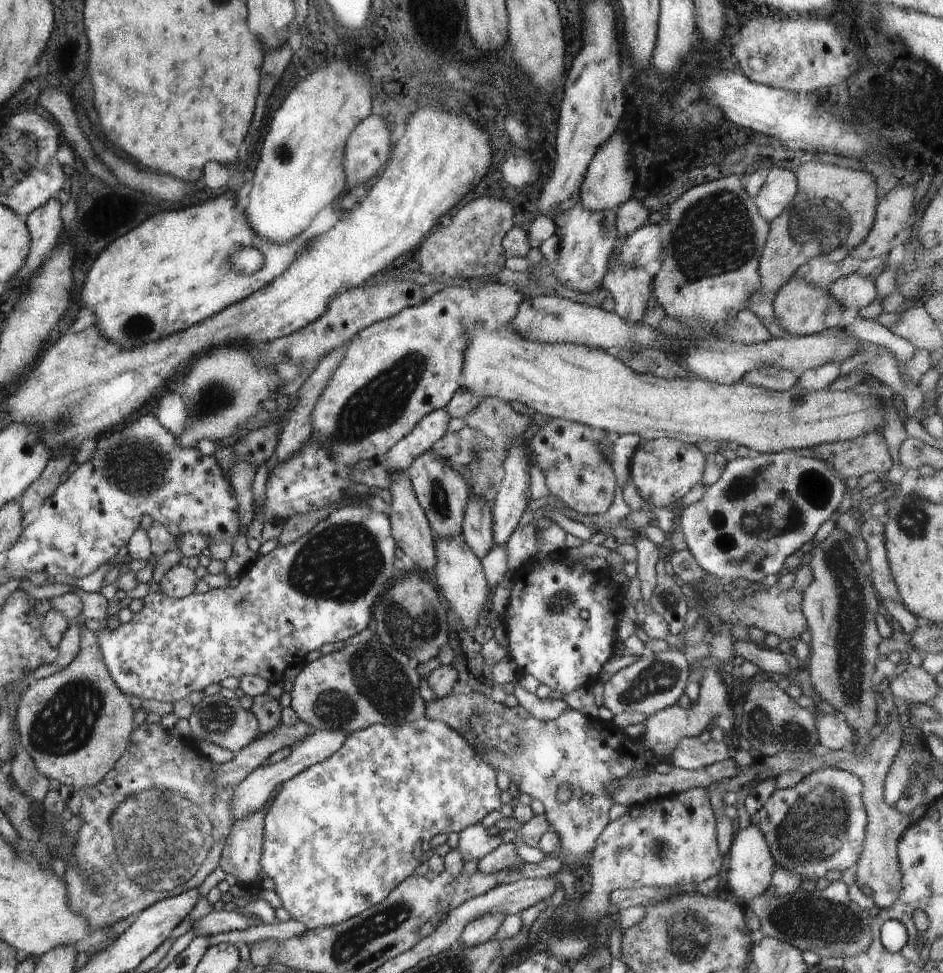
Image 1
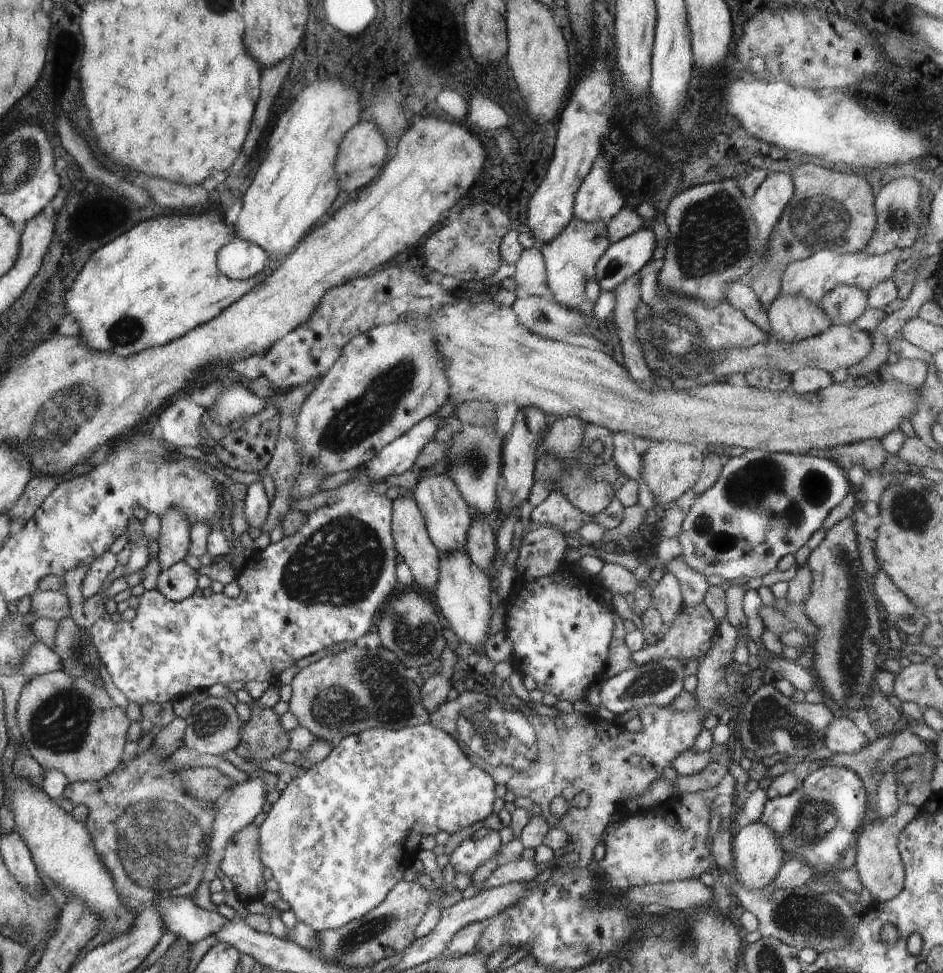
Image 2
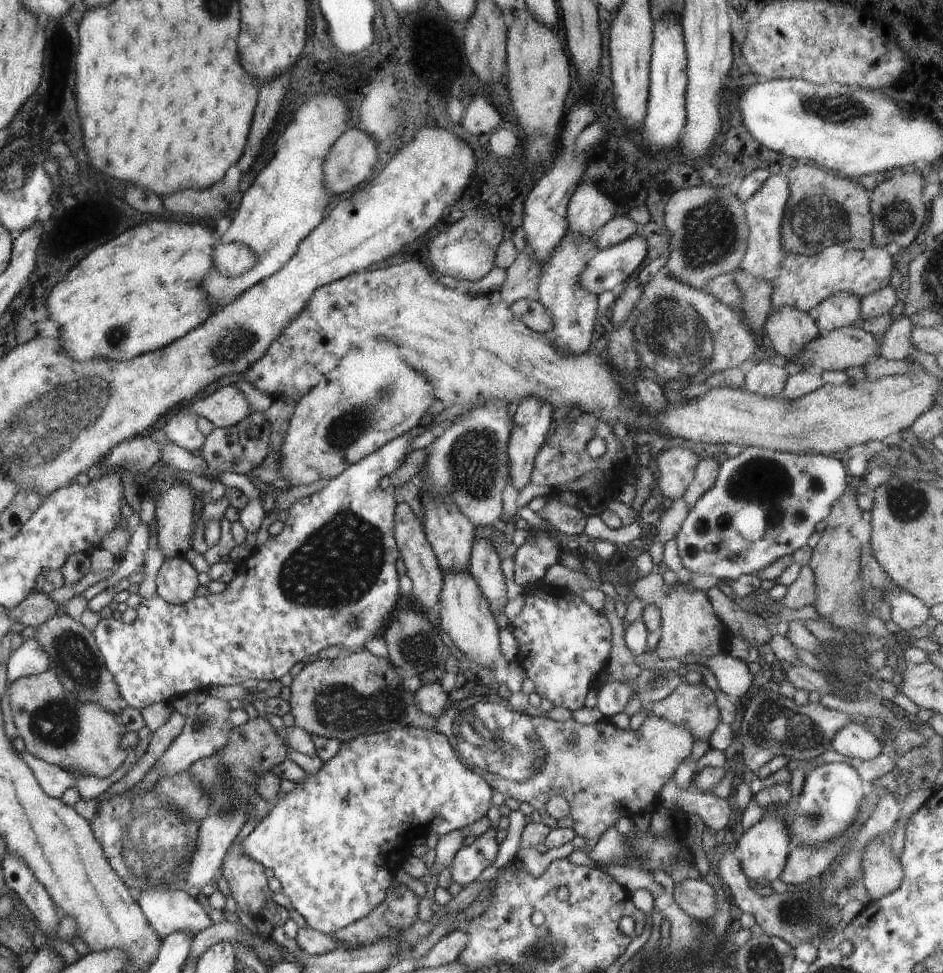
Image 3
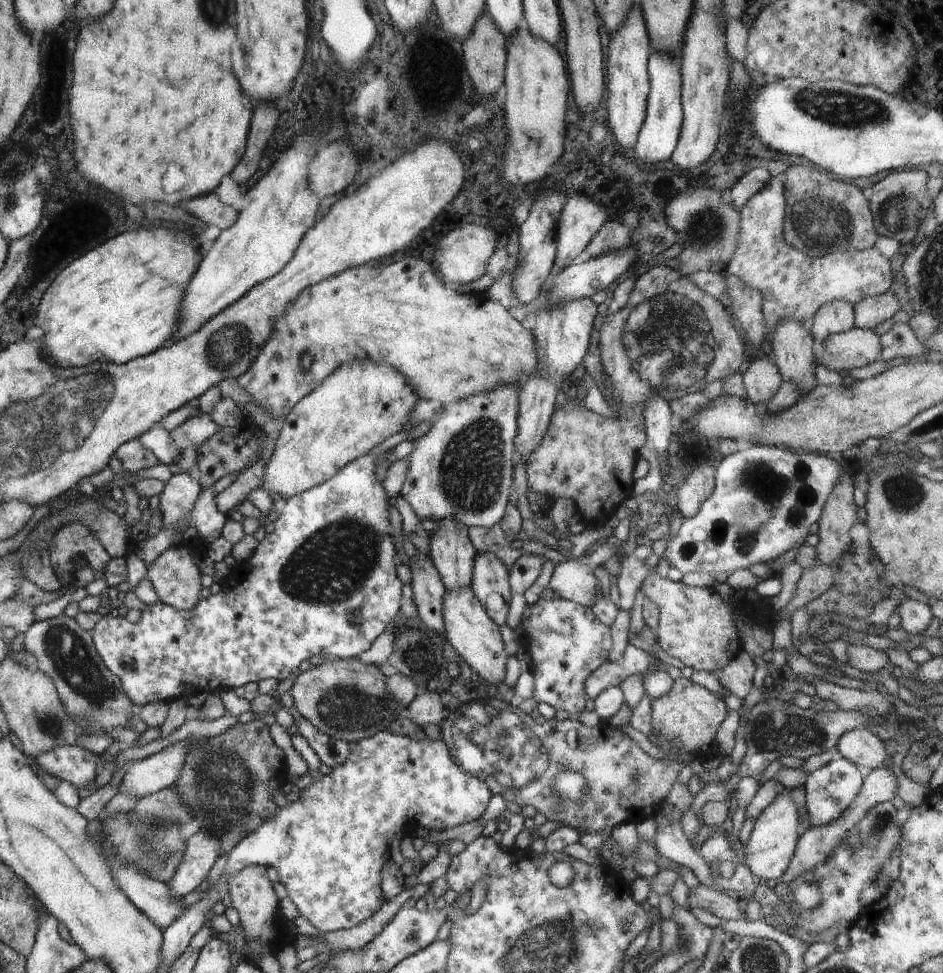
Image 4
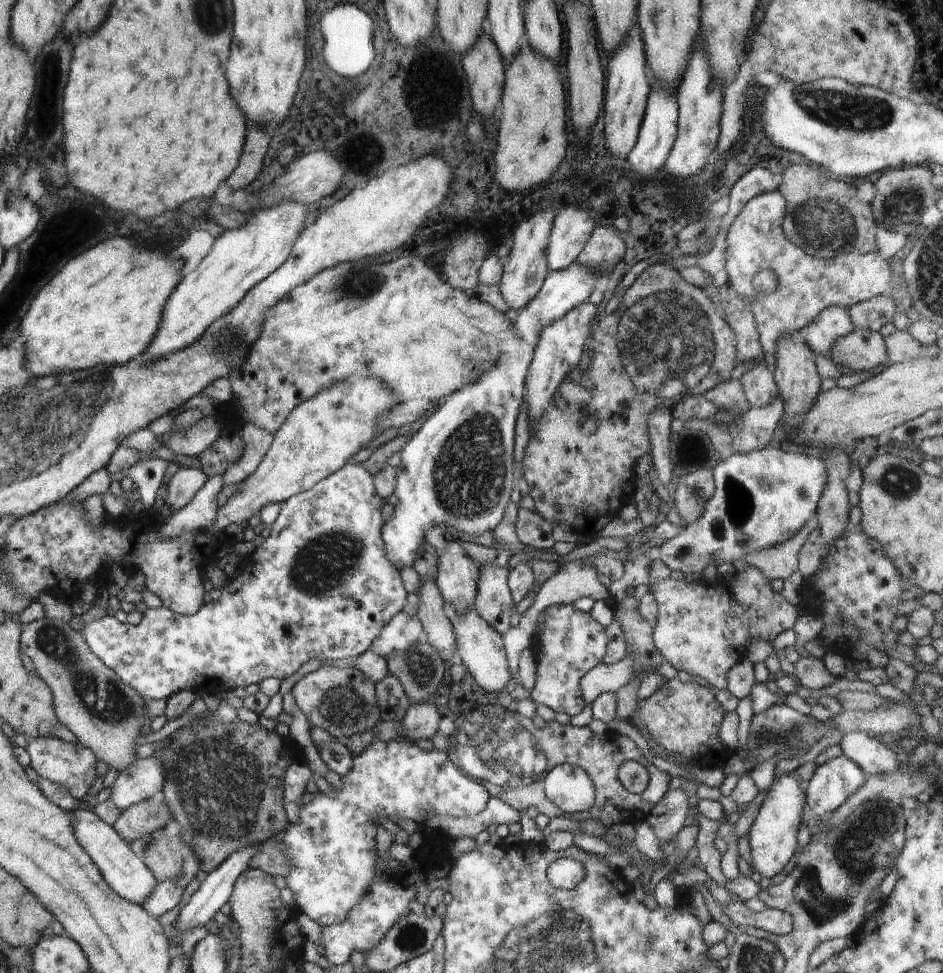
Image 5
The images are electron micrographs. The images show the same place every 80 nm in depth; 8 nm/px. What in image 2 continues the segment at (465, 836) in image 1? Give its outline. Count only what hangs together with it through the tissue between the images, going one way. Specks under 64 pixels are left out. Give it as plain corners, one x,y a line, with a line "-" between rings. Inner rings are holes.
493,831
479,840
474,840
472,836
467,836
450,856
449,863
456,874
469,872
472,876
474,871
492,858
502,846
498,831

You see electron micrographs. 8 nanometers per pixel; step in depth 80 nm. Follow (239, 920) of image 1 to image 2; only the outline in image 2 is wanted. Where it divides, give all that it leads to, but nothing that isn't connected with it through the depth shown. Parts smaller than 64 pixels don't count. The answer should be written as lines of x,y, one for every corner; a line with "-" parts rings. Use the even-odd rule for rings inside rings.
191,896
164,898
154,902
165,920
166,931
174,932
178,938
186,939
190,944
207,936
216,935
231,921
218,911
198,908

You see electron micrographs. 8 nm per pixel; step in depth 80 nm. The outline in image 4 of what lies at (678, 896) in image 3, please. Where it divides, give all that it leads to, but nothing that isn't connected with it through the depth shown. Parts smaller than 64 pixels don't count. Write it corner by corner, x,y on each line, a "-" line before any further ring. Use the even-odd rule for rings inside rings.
699,885
690,889
688,898
688,910
702,908
722,920
739,920
745,918
744,906
739,899
728,897
724,891

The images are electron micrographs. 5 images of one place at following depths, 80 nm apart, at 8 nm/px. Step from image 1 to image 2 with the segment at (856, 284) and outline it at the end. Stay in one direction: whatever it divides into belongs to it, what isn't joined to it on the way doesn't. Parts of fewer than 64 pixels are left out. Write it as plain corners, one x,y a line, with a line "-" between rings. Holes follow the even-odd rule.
840,283
819,299
818,304
831,316
833,324
853,325
866,310
868,297
863,288

